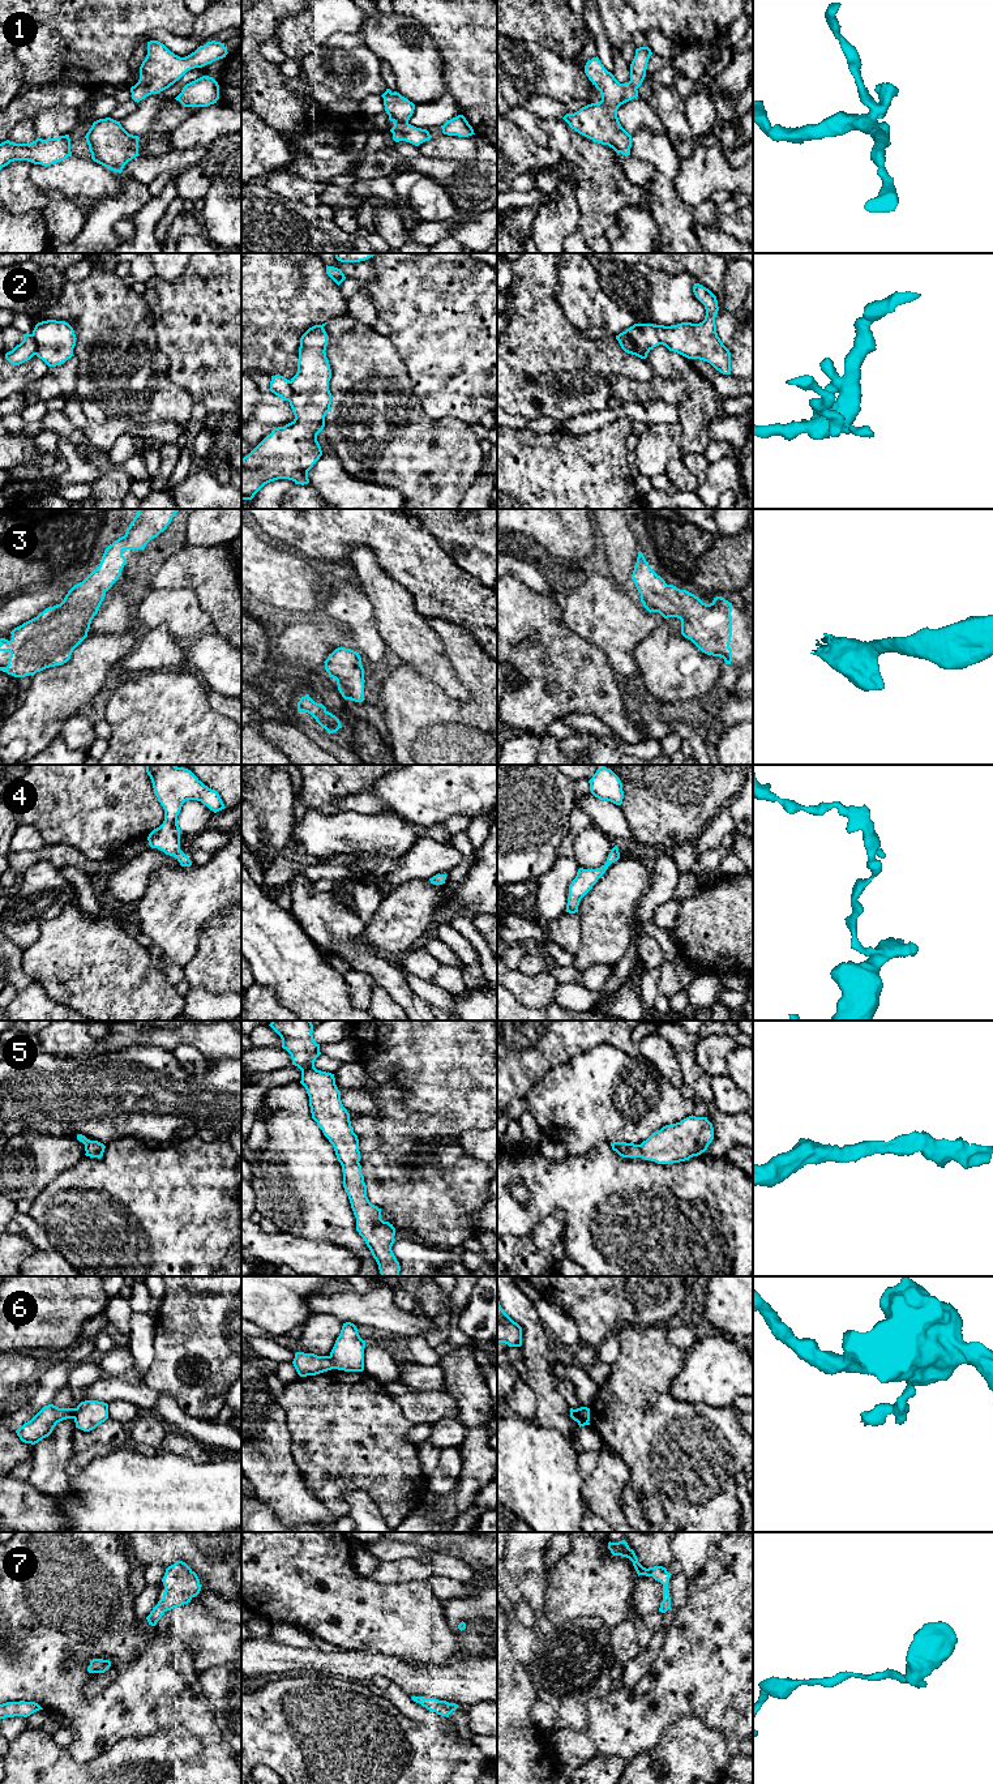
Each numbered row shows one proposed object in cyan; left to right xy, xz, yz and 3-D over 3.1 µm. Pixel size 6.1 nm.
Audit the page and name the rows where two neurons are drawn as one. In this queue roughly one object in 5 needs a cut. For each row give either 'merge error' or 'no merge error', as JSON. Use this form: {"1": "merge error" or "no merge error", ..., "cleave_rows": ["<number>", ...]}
{"1": "no merge error", "2": "merge error", "3": "no merge error", "4": "no merge error", "5": "no merge error", "6": "merge error", "7": "no merge error", "cleave_rows": ["2", "6"]}

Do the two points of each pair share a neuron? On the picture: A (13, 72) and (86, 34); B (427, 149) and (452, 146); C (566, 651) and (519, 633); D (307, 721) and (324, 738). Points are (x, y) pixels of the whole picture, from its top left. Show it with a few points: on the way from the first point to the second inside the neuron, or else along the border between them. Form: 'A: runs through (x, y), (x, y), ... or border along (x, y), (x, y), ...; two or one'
A: border along (15, 51), (22, 67), (24, 86); two
B: runs through (433, 148), (445, 148); one
C: runs through (555, 651), (547, 651), (531, 636); one
D: runs through (311, 724), (320, 734); one

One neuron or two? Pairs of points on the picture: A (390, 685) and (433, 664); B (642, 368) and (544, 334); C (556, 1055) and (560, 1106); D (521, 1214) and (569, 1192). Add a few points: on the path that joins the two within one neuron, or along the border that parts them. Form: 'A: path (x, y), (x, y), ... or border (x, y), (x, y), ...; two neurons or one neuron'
A: border (403, 663), (414, 667), (437, 688); two neurons
B: path (617, 362), (595, 359), (577, 346), (569, 346); one neuron
C: border (585, 1051), (551, 1068); two neurons
D: path (533, 1211), (552, 1192), (557, 1192); one neuron

